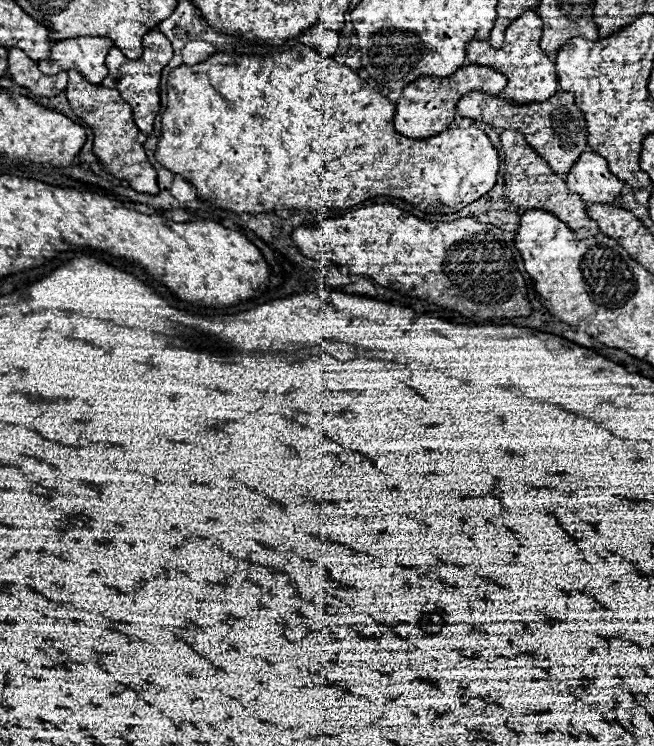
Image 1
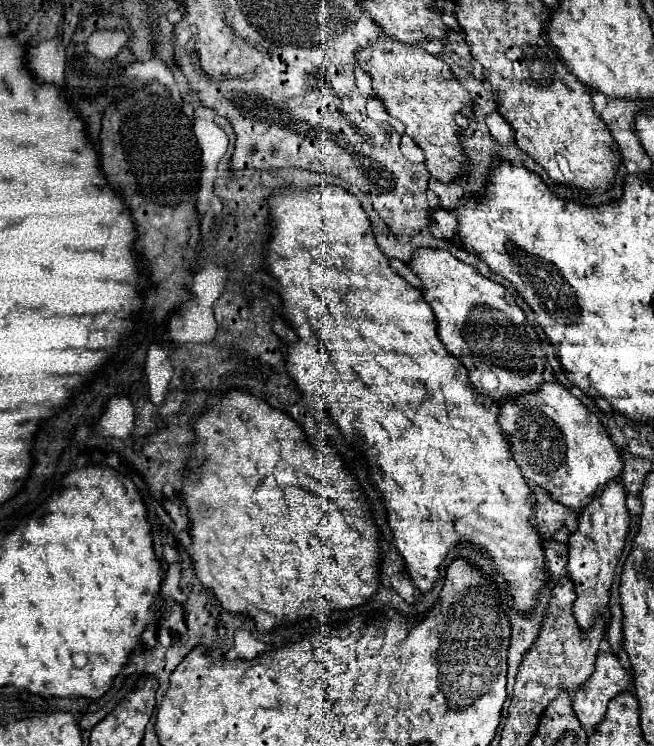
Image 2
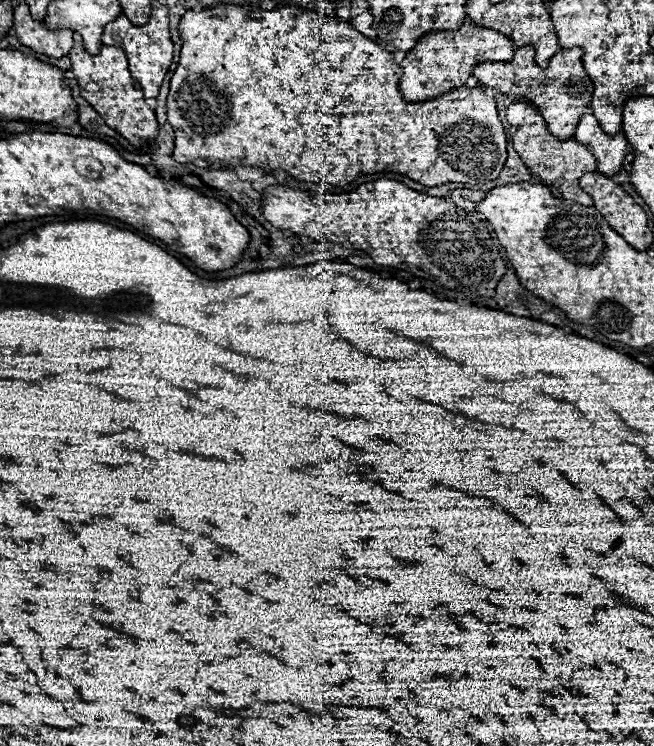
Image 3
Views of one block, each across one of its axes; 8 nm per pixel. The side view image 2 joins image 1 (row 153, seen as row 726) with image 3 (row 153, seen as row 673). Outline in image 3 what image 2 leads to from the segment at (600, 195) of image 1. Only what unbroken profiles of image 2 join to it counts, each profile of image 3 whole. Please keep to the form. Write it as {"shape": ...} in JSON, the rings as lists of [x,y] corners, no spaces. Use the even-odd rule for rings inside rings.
{"shape":[[[586,112],[580,118],[574,138],[592,150],[592,154],[598,160],[598,172],[606,174],[606,176],[614,176],[622,168],[624,156],[630,152],[630,144],[626,140],[624,132],[618,132],[614,136],[606,134],[600,128],[594,114],[590,114],[590,112]]]}

